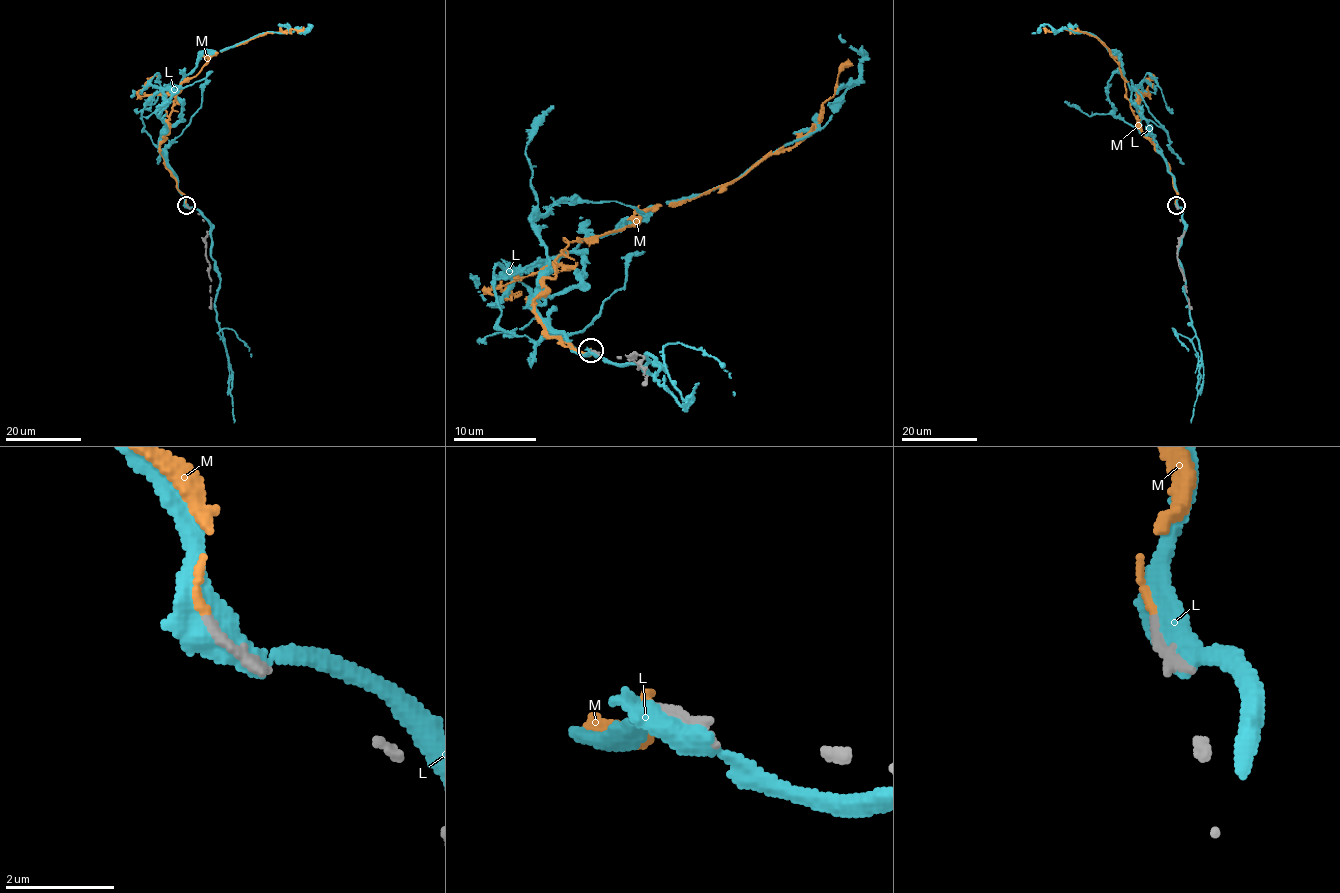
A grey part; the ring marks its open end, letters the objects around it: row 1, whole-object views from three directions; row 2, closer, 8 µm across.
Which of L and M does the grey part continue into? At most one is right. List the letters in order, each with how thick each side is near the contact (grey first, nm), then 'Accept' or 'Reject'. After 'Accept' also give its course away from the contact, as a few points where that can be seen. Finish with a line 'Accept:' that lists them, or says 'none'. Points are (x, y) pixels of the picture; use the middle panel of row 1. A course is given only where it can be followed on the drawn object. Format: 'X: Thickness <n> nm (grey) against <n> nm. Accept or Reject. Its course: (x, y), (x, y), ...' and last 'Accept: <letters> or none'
L: Thickness 240 nm (grey) against 480 nm. Reject
M: Thickness 190 nm (grey) against 120 nm. Accept. Its course: (591, 349), (566, 345), (535, 312), (568, 242), (724, 188), (790, 150), (815, 126), (848, 59)
Accept: M

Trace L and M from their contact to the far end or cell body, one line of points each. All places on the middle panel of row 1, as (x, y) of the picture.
L: (595, 352), (533, 308), (581, 279), (568, 252), (817, 132), (861, 70), (838, 34)
M: (591, 349), (566, 345), (535, 312), (568, 242), (724, 188), (790, 150), (815, 126), (848, 59)

